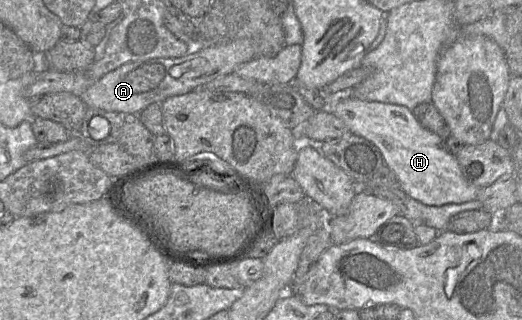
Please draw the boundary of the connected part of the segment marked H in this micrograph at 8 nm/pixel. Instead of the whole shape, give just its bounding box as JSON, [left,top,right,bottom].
[328,97,480,206]

